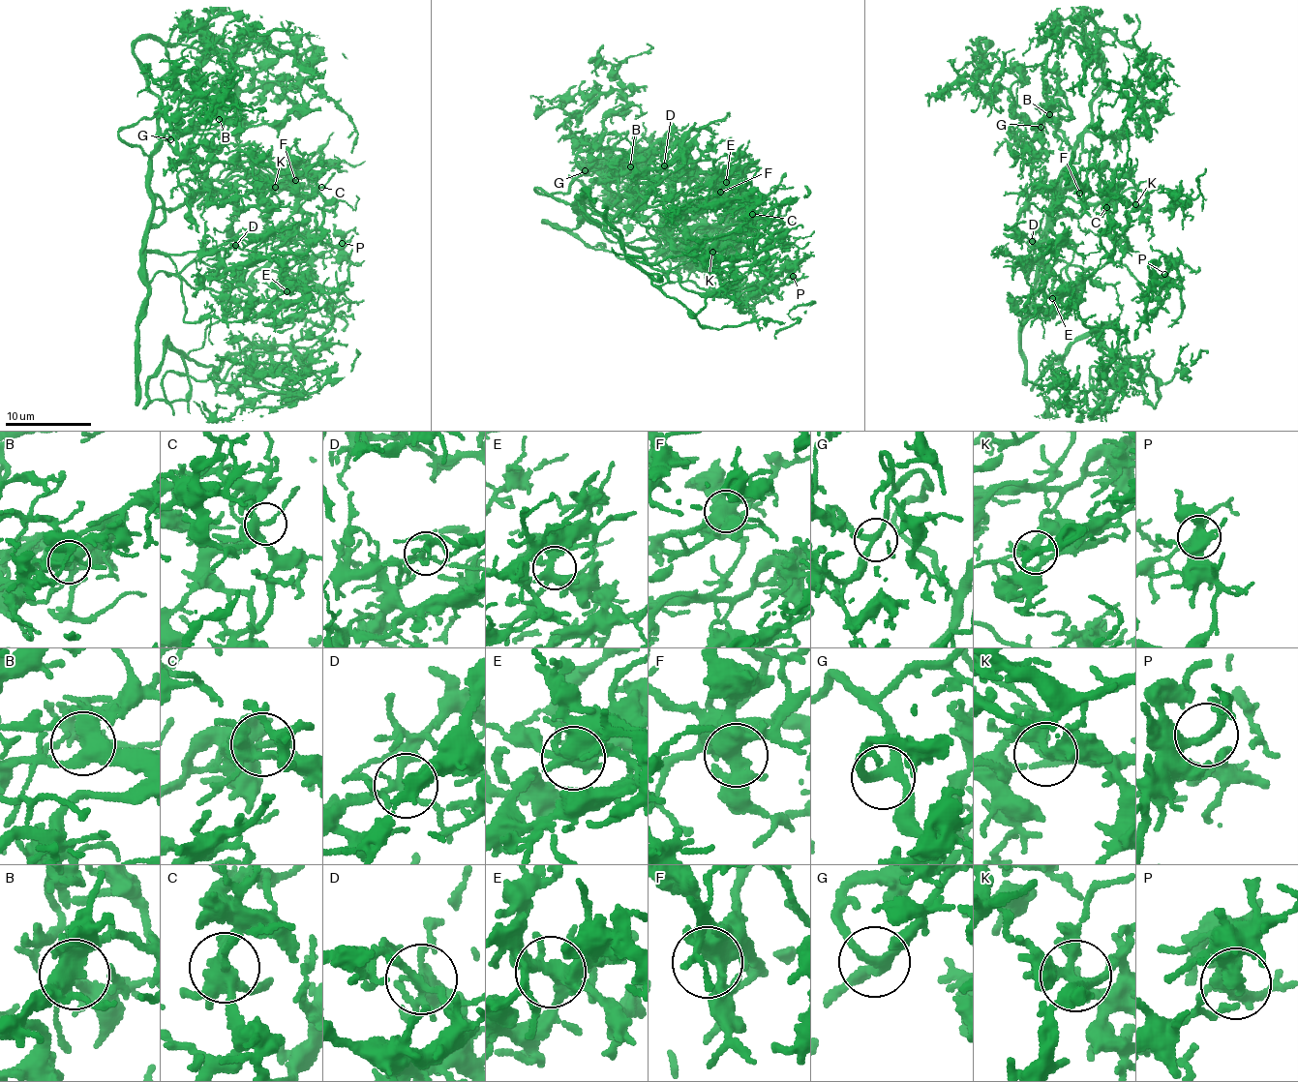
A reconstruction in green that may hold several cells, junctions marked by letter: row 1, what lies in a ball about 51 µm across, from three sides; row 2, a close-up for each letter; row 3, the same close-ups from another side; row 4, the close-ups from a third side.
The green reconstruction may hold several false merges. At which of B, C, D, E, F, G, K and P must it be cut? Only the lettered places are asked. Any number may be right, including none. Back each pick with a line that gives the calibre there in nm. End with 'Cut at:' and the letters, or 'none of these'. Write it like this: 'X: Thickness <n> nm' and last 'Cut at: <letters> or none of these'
Cut at: none of these

